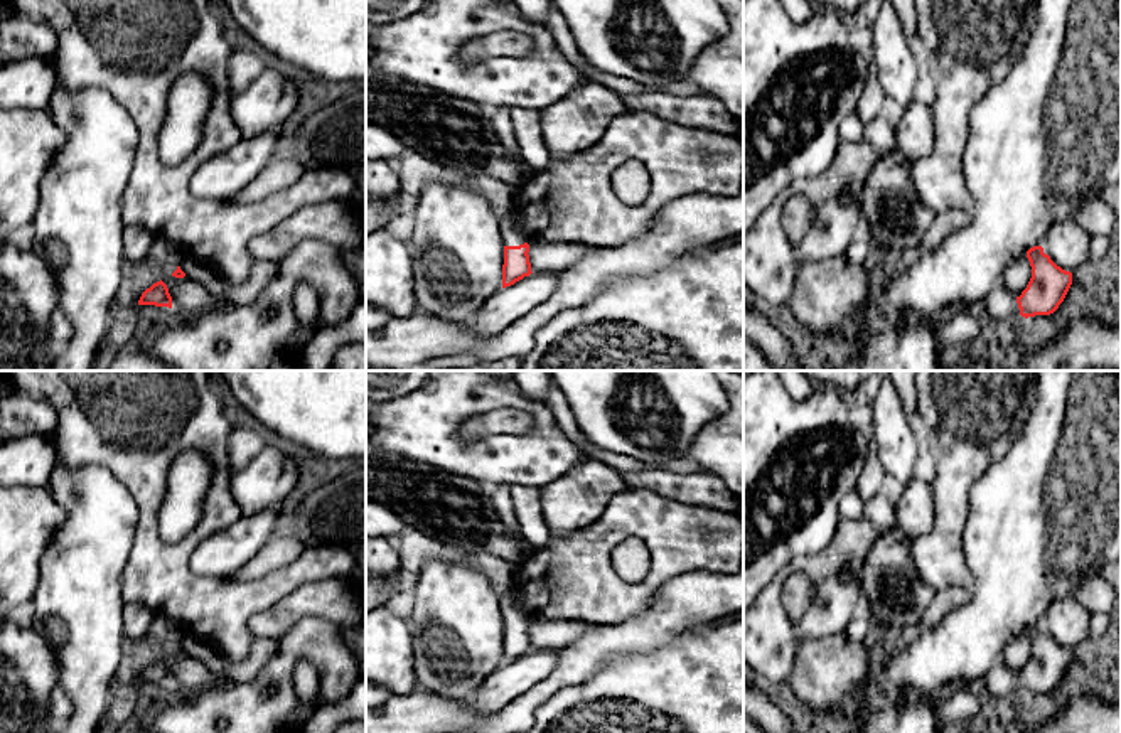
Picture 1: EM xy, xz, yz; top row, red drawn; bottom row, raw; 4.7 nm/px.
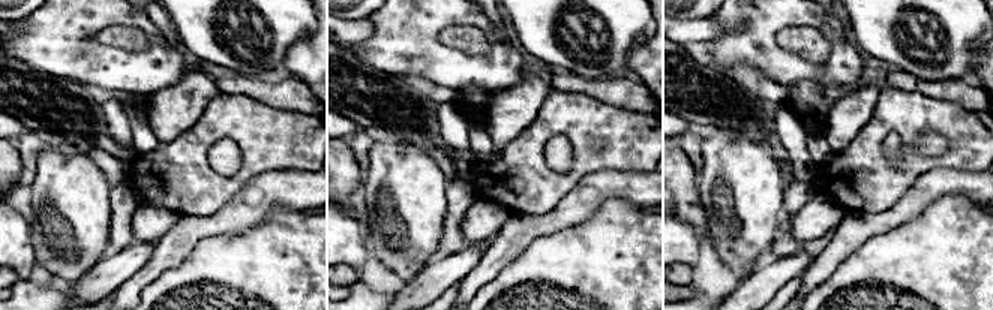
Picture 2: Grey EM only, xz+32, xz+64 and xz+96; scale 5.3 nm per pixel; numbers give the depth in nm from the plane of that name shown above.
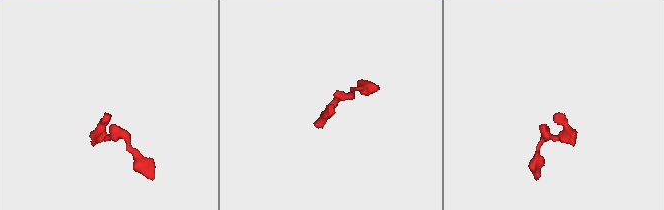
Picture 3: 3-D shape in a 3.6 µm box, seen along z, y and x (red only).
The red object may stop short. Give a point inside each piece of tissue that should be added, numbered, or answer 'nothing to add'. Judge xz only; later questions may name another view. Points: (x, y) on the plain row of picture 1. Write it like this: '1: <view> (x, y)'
1: xz (511, 607)

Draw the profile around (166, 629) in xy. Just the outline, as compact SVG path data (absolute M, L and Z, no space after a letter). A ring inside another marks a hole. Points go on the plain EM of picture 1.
M155 615L145 639L180 642L184 635L184 629L175 620Z

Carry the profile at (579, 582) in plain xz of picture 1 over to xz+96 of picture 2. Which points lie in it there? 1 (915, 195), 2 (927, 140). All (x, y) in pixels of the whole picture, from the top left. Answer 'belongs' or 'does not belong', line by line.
1: does not belong
2: does not belong

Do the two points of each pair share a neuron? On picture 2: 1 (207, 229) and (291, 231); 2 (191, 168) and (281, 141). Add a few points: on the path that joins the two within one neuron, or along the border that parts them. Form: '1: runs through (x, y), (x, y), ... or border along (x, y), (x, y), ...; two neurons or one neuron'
1: border along (278, 207), (249, 229), (216, 237); two neurons
2: runs through (213, 183), (236, 183), (258, 160); one neuron

